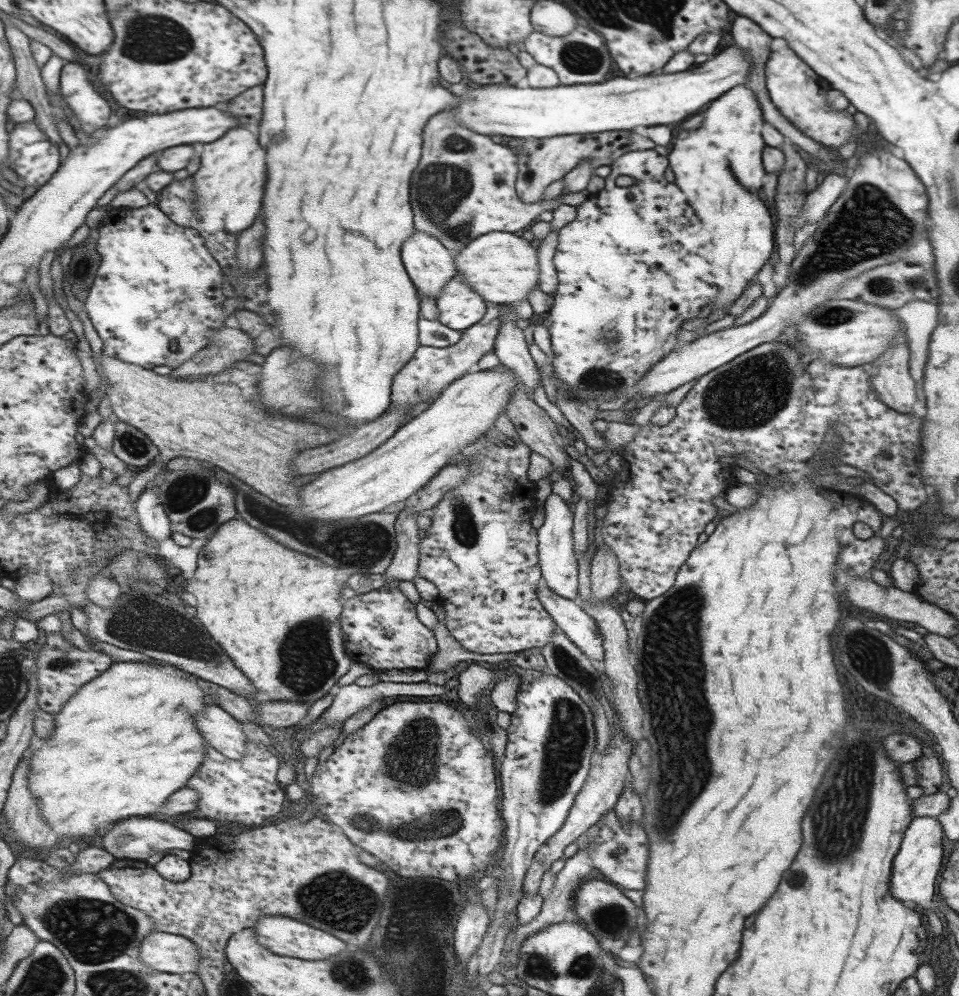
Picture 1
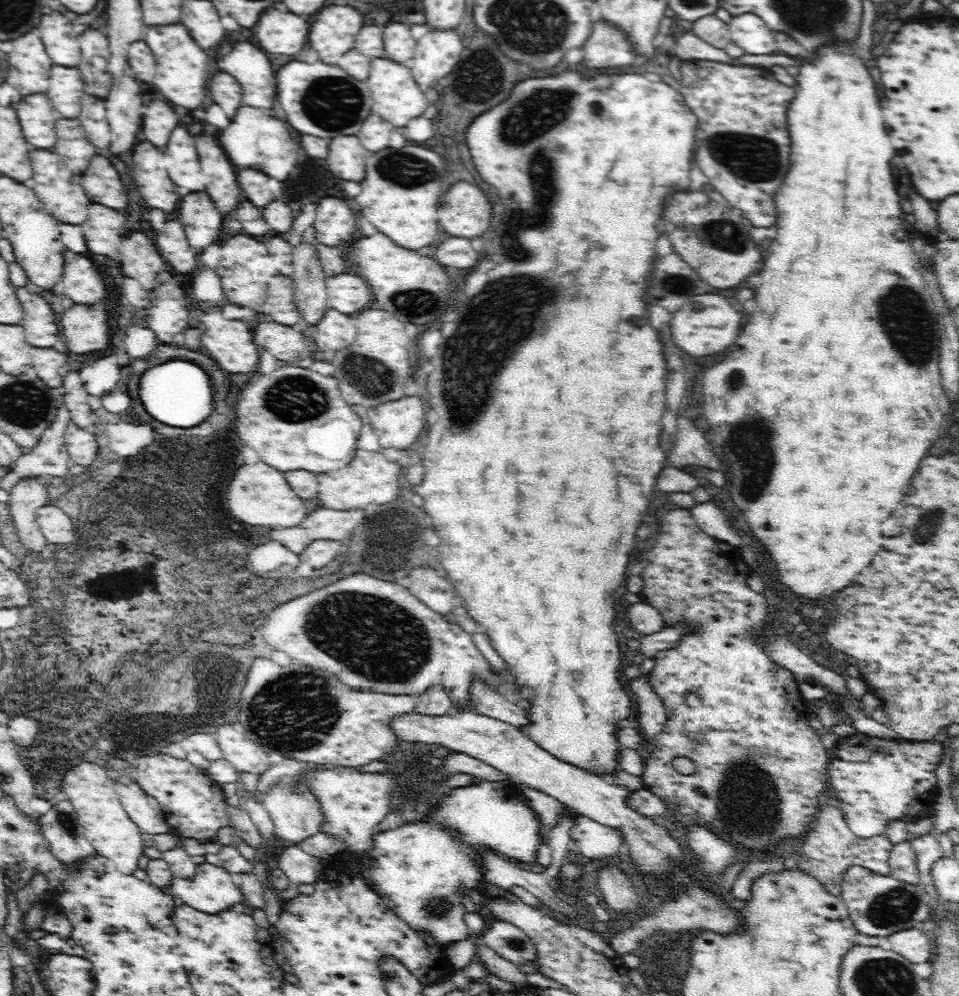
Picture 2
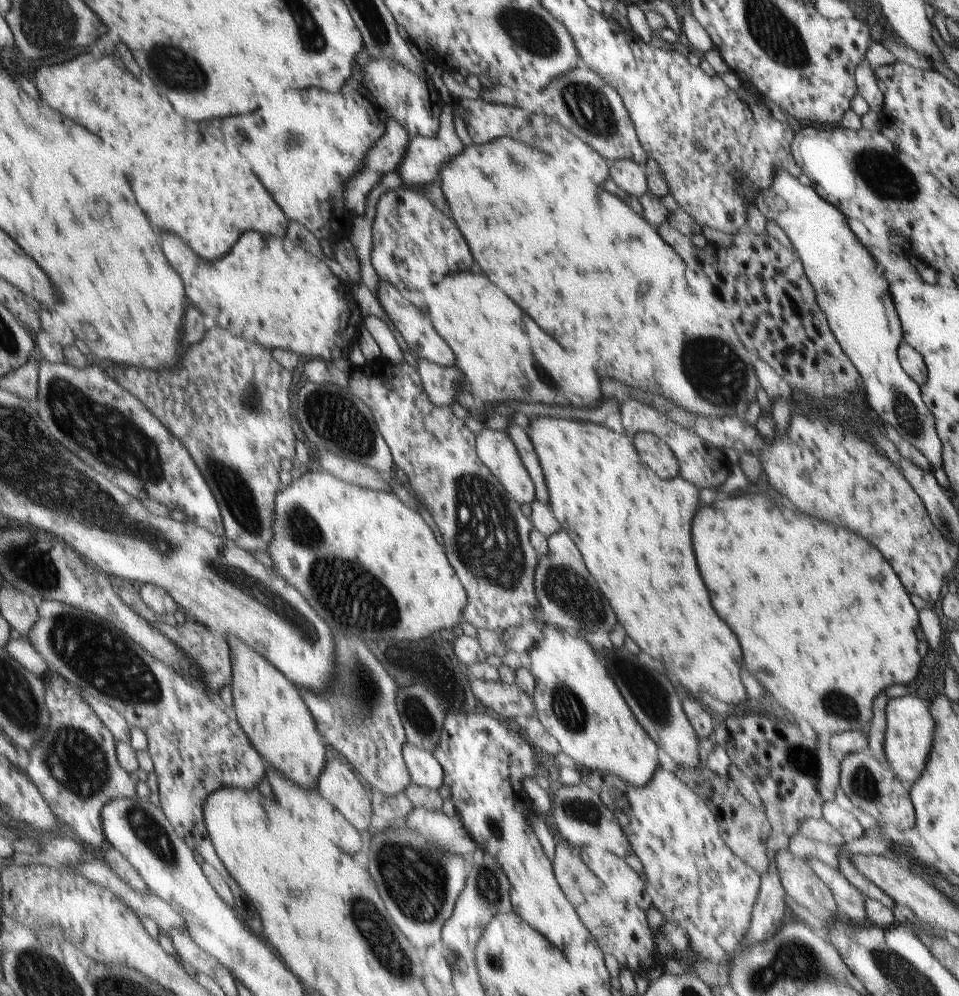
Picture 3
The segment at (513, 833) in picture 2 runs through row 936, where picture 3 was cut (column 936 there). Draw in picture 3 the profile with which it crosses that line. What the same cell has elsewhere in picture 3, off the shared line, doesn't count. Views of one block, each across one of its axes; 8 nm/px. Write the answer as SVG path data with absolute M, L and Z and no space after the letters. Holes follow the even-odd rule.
M777 167L773 171L770 185L765 191L761 191L756 194L756 199L753 204L757 207L760 214L763 214L766 220L771 220L771 222L775 222L775 224L779 226L781 232L784 232L785 236L789 239L793 250L796 251L798 259L802 262L803 272L805 273L807 280L811 283L812 289L815 291L816 302L828 321L828 326L835 335L836 341L840 343L841 350L844 350L844 353L848 355L848 358L852 361L852 365L856 367L857 372L859 372L860 377L864 382L864 389L868 390L868 397L866 400L869 406L872 409L874 408L875 414L881 418L885 425L889 425L893 428L893 430L895 430L895 432L897 432L897 434L899 434L905 442L908 442L911 446L913 446L913 448L916 448L929 461L932 470L935 467L941 467L942 446L934 429L933 415L929 412L929 410L927 410L927 407L921 400L920 384L918 384L900 365L897 346L901 346L901 331L903 328L899 328L900 320L897 320L898 314L895 314L895 302L891 302L891 298L889 298L889 296L892 296L892 294L889 294L890 288L887 288L890 284L885 282L885 278L883 278L881 274L877 274L877 266L875 266L874 258L870 254L867 254L867 250L865 250L865 248L859 244L859 240L853 236L853 232L851 232L851 230L849 230L849 226L847 226L847 220L843 218L843 213L839 214L836 207L834 207L832 203L828 203L826 200L823 200L811 185L801 186L801 184L799 184L799 180L795 180L793 175L789 174L789 171L786 171L783 167Z

